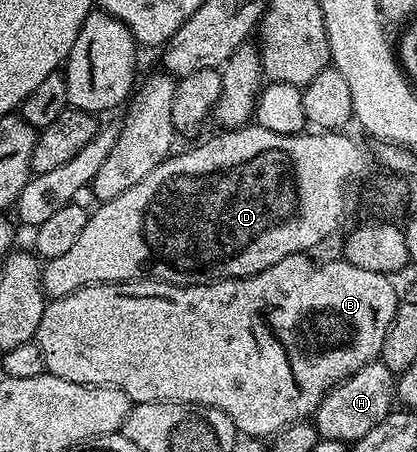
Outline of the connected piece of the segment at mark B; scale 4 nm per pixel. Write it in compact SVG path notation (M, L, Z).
M294 254L285 256L285 260L277 260L265 272L257 272L248 278L223 278L219 282L206 282L196 286L178 286L168 282L158 282L155 278L134 278L131 282L98 282L92 286L83 286L75 290L69 296L52 298L43 307L41 324L37 324L37 332L33 339L39 347L43 357L44 371L53 376L61 376L61 380L73 380L77 384L89 384L90 386L116 386L125 396L131 398L132 403L136 402L188 402L189 404L201 404L209 408L217 408L224 412L233 420L236 431L240 435L251 430L247 422L251 422L251 410L239 410L239 346L251 346L251 338L243 338L243 330L251 330L251 314L263 314L263 318L271 318L275 322L275 330L279 330L279 338L287 342L287 350L295 354L295 346L291 342L299 342L299 338L291 338L291 322L307 310L311 318L315 318L315 378L331 378L331 374L343 374L343 370L349 370L355 374L357 370L365 364L376 361L383 353L385 336L395 319L395 313L399 307L401 297L400 291L395 291L395 286L390 277L377 272L365 272L365 268L357 268L353 264L336 260L336 262L323 262L318 266L315 262L310 262L307 254Z

